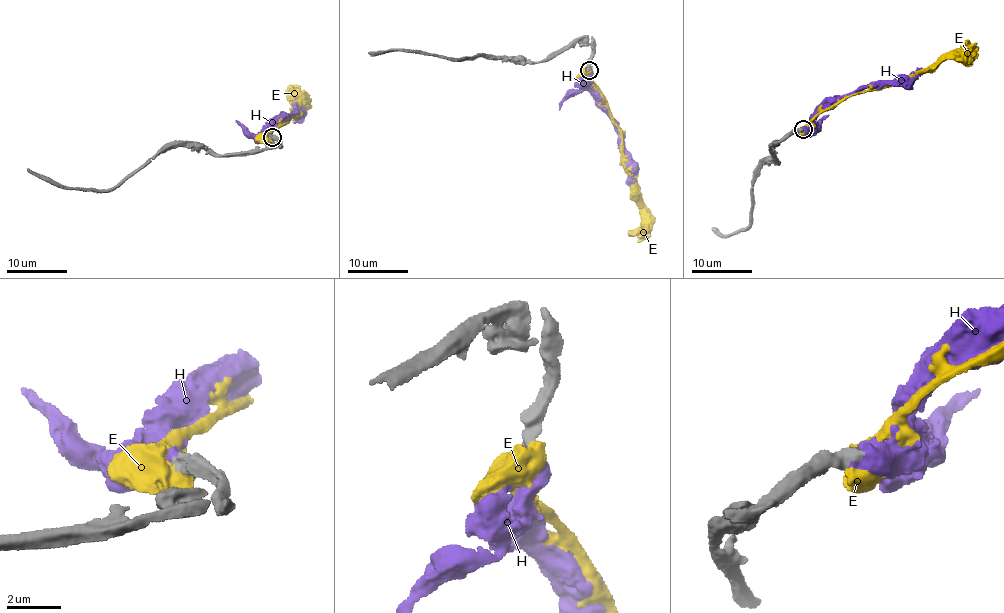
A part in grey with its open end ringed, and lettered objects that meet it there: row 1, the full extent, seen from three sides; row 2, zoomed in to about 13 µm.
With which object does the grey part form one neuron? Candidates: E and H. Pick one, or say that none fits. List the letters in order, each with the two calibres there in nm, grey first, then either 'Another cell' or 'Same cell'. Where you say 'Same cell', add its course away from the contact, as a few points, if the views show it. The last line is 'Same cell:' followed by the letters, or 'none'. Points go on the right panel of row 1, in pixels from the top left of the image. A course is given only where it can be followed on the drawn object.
E: Thickness 600 nm (grey) against 900 nm. Another cell
H: Thickness 600 nm (grey) against 600 nm. Same cell. Its course: (801, 130), (822, 109), (830, 108), (862, 88), (903, 85), (923, 68)
Same cell: H

